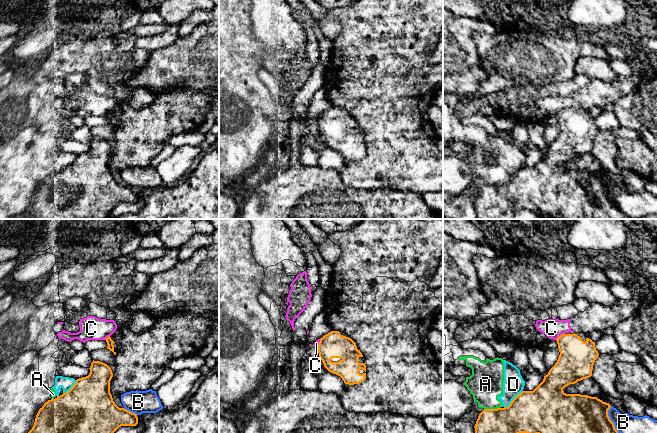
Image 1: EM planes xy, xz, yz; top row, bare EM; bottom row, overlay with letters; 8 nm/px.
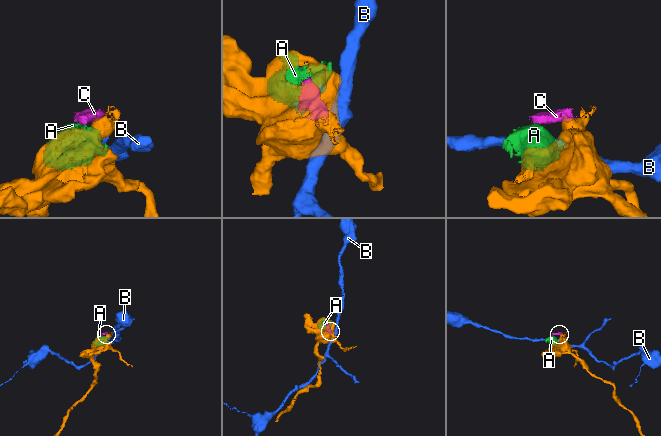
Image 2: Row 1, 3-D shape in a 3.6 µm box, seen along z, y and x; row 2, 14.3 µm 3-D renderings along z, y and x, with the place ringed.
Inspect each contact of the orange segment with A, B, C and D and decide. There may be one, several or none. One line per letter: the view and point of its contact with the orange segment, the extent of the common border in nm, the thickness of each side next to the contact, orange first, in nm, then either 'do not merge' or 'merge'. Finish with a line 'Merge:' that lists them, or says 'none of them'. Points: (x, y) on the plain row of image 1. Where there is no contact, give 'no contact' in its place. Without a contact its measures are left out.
A: yz (491, 185) | 130 nm | 320/280 nm | do not merge
B: yz (614, 204) | 360 nm | 500/200 nm | do not merge
C: yz (560, 111) | 100 nm | 280/150 nm | do not merge
D: yz (512, 176) | 200 nm | 360/170 nm | do not merge
Merge: none of them

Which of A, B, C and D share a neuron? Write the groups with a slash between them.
A D / B / C

